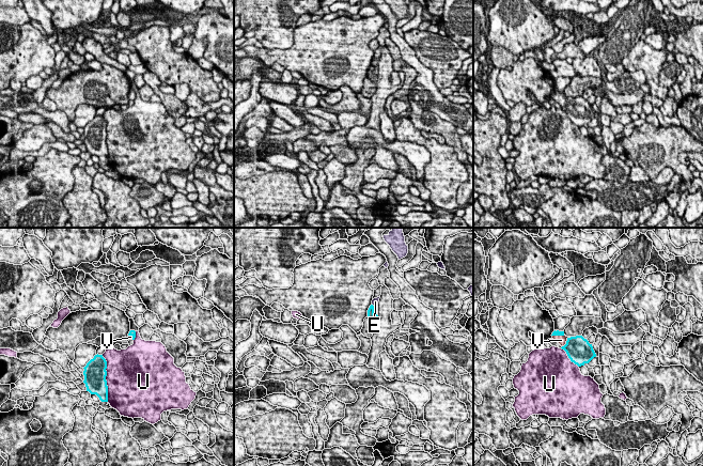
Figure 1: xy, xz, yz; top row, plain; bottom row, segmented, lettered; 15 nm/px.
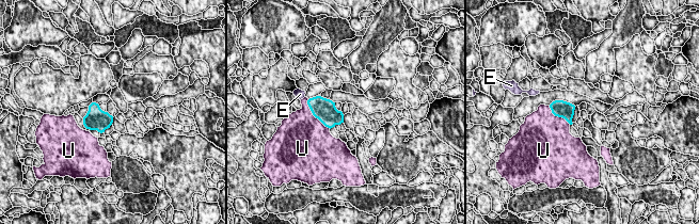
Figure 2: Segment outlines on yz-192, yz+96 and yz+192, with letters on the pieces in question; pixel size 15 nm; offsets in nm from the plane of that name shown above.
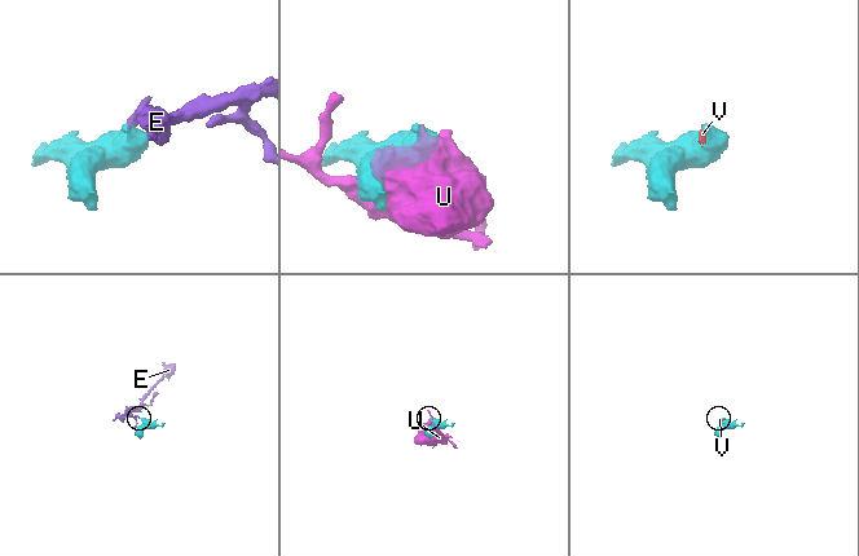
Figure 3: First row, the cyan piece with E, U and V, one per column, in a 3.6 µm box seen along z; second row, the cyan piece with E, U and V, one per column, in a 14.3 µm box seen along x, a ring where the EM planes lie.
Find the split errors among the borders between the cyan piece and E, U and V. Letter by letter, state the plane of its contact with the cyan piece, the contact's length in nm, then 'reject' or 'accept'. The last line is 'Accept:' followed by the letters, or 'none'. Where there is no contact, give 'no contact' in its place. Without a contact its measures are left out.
E: xz | 70 nm | reject
U: xy | 700 nm | reject
V: yz | 200 nm | accept
Accept: V

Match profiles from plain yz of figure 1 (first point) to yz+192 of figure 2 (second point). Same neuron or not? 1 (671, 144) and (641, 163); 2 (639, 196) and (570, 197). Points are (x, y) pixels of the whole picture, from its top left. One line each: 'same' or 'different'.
1: same
2: same

